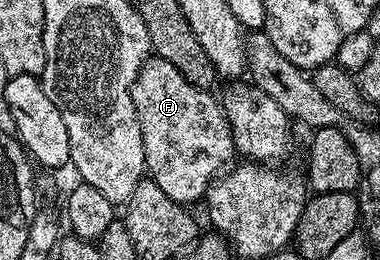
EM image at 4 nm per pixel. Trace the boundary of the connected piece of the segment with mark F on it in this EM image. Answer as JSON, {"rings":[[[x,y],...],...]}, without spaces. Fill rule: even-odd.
{"rings":[[[159,57],[149,58],[140,76],[132,86],[132,100],[136,116],[142,129],[142,145],[144,146],[144,166],[147,174],[156,182],[158,189],[170,197],[170,201],[193,205],[205,198],[208,188],[225,169],[233,166],[237,158],[236,142],[230,129],[230,121],[224,112],[223,102],[212,96],[211,90],[195,87],[170,65],[170,61]]]}

